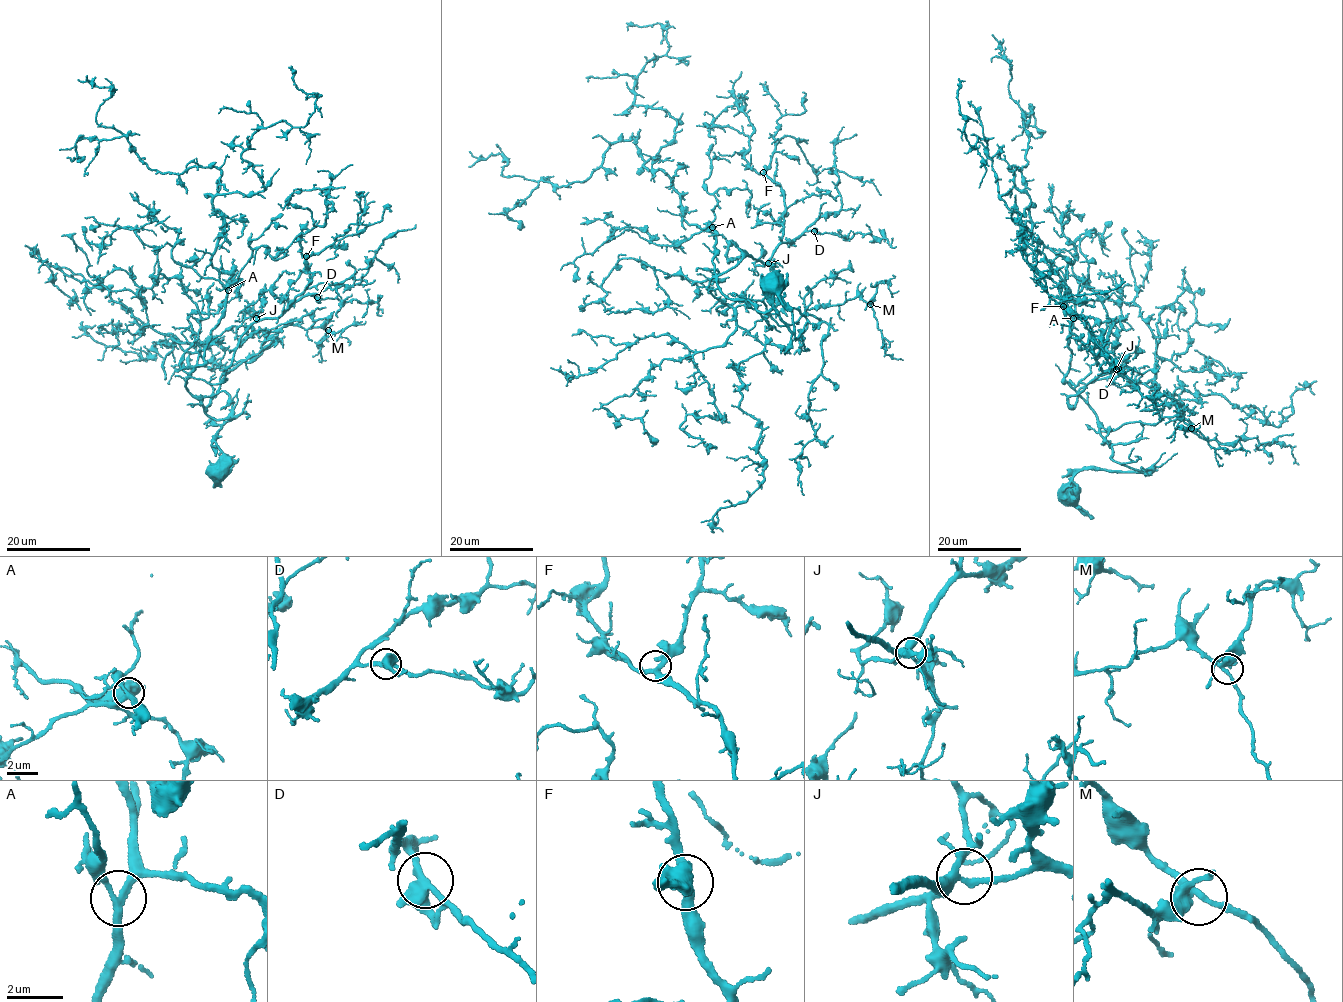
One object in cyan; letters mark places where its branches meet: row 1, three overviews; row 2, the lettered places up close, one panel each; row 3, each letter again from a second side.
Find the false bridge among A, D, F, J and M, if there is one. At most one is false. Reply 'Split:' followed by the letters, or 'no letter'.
Split: no letter

